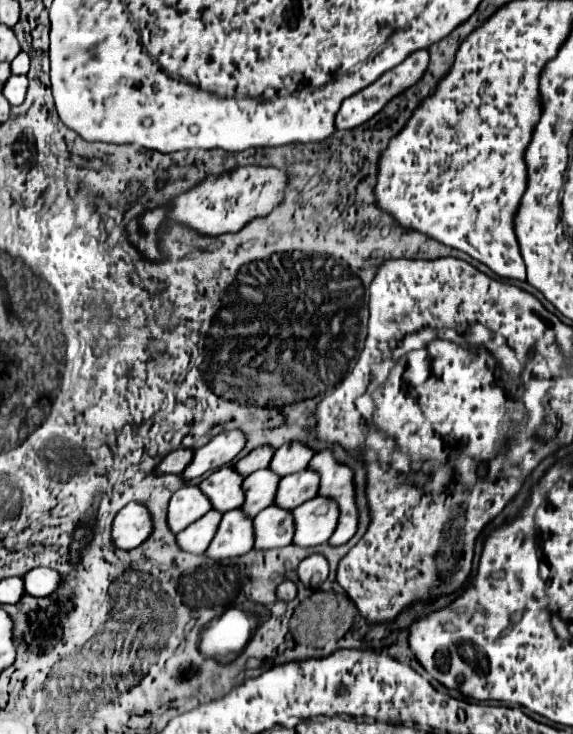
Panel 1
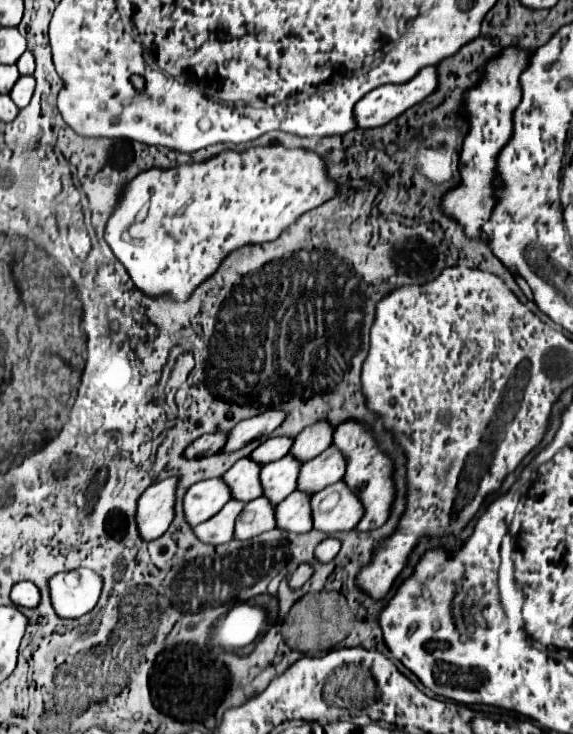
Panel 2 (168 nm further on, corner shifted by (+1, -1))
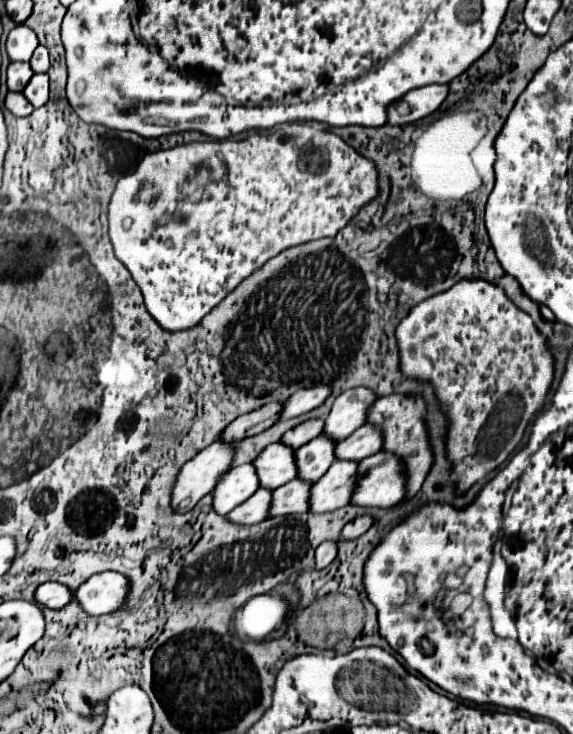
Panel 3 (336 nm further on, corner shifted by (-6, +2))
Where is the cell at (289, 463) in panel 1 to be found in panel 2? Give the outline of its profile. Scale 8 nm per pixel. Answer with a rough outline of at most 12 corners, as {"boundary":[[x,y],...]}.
{"boundary":[[327,420],[295,436],[291,454],[307,462],[333,444]]}

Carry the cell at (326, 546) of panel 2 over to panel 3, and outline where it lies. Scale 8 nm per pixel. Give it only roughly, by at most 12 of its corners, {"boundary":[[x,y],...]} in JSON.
{"boundary":[[370,515],[346,523],[340,541],[364,535],[372,525]]}

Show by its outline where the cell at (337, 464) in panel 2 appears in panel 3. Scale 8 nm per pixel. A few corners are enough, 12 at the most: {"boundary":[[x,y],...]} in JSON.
{"boundary":[[362,425],[334,447],[340,461],[378,453],[380,431]]}

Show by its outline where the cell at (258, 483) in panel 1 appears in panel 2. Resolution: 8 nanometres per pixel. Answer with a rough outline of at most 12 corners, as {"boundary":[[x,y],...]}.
{"boundary":[[293,454],[261,470],[265,496],[279,504],[297,490],[301,470]]}

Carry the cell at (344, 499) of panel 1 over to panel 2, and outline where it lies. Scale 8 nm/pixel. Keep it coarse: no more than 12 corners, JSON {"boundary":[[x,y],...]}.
{"boundary":[[359,420],[335,428],[349,462],[343,480],[365,516],[383,526],[395,500],[393,460]]}

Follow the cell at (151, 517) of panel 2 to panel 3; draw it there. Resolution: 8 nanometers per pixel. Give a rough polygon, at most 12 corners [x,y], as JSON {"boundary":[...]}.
{"boundary":[[212,443],[184,463],[170,507],[188,513],[230,469],[232,445]]}

